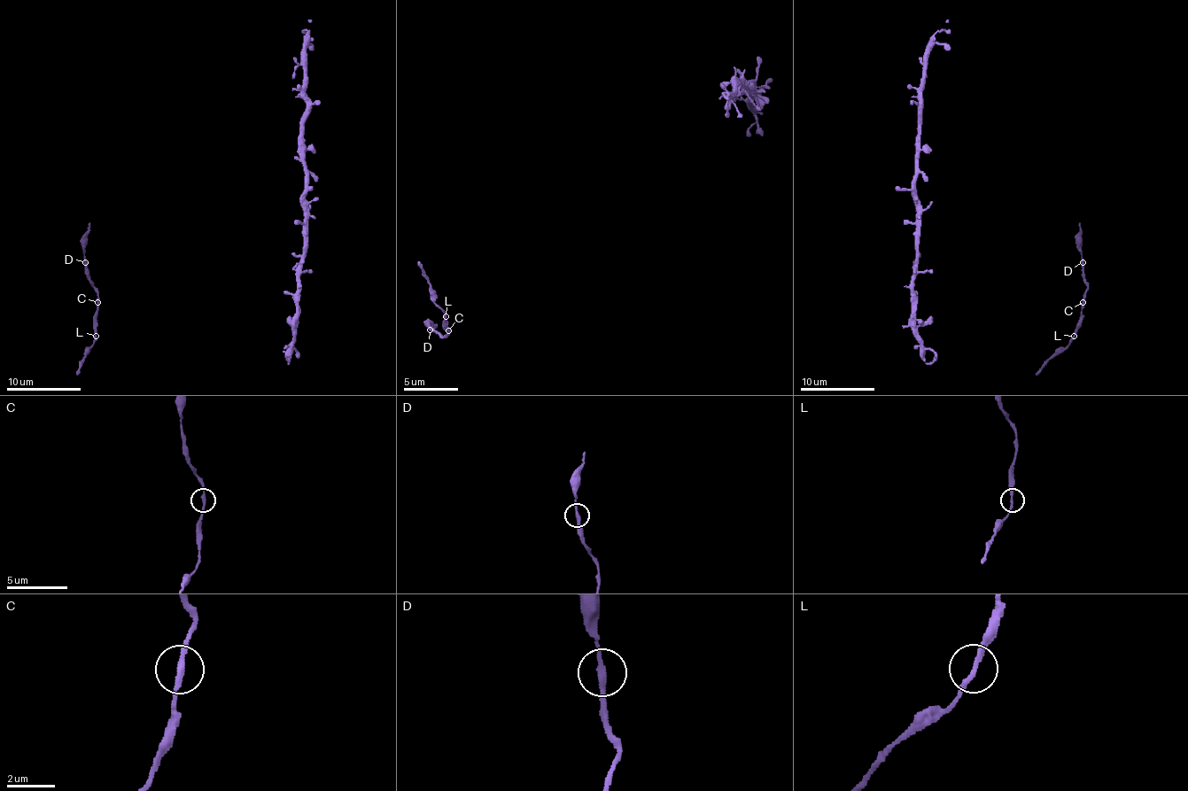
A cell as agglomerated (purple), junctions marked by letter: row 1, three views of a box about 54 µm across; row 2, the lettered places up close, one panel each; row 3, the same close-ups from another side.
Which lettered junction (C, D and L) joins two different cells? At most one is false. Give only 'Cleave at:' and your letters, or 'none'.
Cleave at: none

